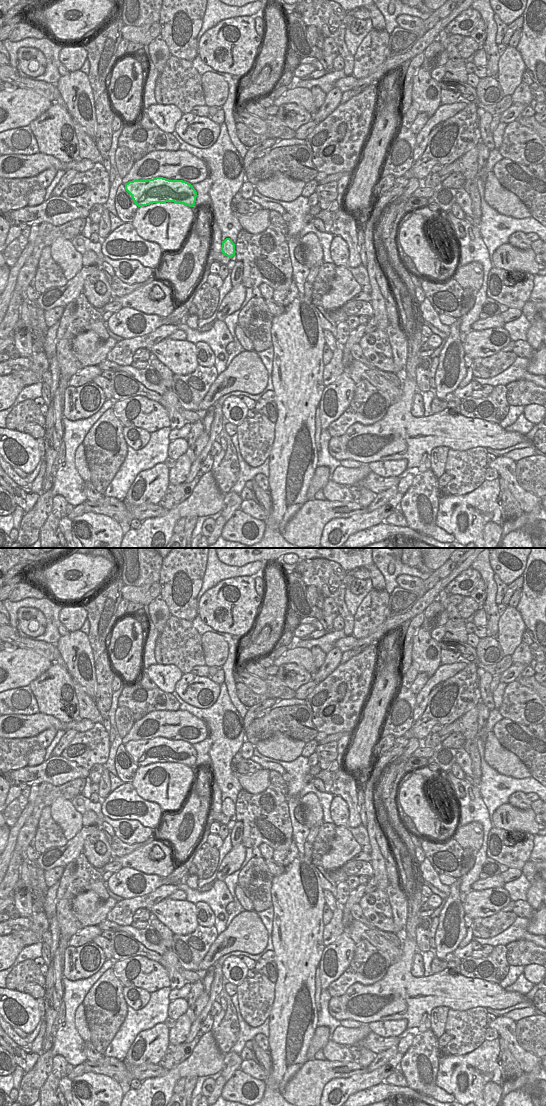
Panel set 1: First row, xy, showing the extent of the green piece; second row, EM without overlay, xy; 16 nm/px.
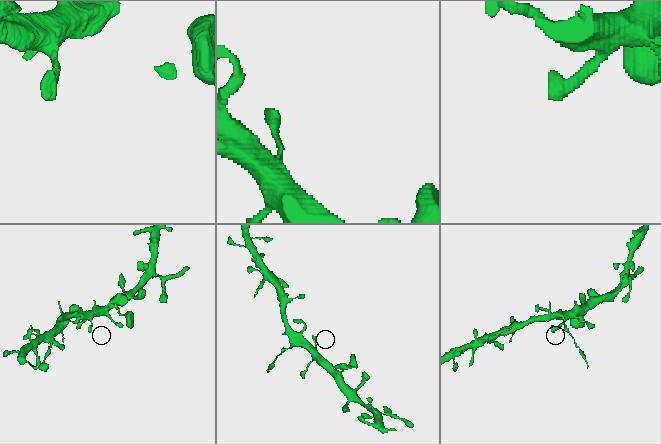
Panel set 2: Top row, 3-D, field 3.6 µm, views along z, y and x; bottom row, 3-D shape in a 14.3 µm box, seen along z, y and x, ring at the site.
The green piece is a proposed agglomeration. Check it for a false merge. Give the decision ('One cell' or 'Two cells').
Two cells.

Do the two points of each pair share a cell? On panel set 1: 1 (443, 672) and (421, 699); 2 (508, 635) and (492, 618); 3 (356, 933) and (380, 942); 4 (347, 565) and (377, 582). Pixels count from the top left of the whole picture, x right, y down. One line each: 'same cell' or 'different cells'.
1: same cell
2: different cells
3: same cell
4: same cell

